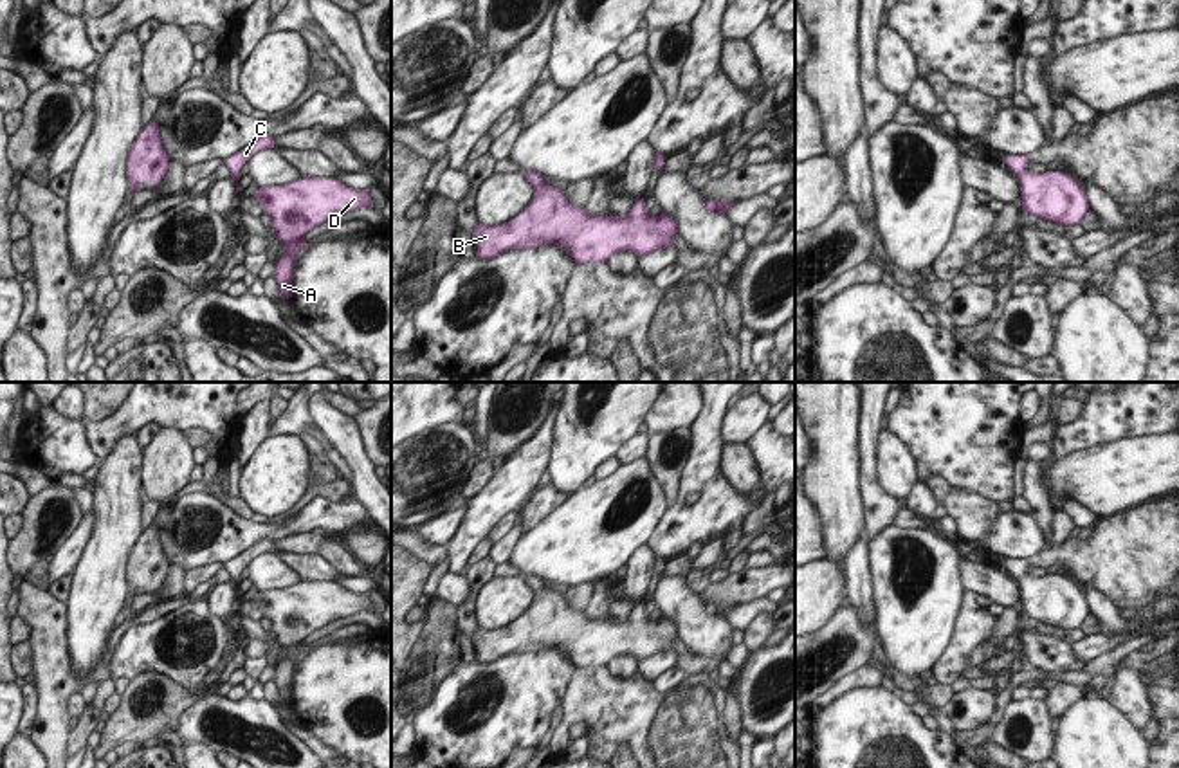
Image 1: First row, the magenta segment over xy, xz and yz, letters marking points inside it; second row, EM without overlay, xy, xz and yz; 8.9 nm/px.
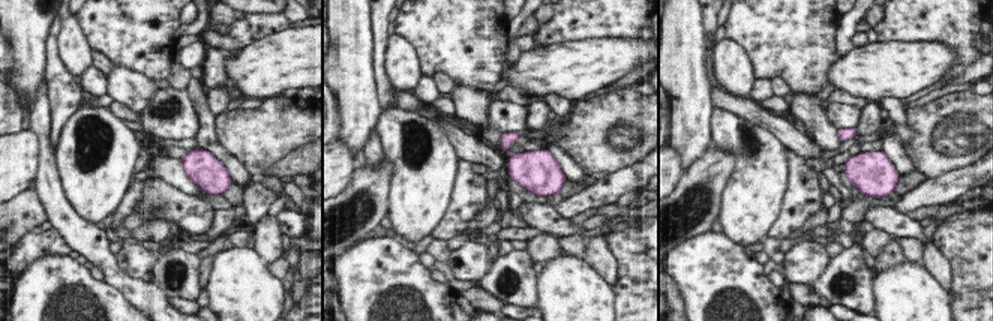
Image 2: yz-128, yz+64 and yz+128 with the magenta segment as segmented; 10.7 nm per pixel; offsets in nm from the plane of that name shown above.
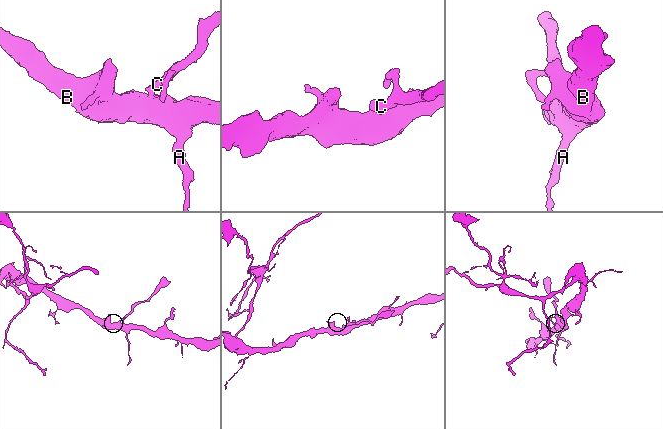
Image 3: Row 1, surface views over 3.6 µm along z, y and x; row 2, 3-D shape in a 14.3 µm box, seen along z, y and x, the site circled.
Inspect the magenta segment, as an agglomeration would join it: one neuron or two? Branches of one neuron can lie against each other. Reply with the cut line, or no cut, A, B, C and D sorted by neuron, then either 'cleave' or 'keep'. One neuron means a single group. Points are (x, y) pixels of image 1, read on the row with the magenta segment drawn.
no cut; A B C D; keep

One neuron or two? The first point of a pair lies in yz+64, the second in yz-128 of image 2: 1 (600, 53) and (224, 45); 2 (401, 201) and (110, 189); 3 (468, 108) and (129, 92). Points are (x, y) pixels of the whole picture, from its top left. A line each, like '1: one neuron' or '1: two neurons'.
1: two neurons
2: one neuron
3: one neuron

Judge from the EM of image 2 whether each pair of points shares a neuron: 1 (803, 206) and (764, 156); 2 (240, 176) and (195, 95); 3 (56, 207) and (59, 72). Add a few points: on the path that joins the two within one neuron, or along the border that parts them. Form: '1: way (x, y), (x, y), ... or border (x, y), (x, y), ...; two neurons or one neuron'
1: border (788, 152), (788, 186), (782, 213), (776, 219); two neurons
2: way (224, 156), (207, 140), (204, 114); one neuron
3: border (53, 111), (51, 147), (54, 153); two neurons

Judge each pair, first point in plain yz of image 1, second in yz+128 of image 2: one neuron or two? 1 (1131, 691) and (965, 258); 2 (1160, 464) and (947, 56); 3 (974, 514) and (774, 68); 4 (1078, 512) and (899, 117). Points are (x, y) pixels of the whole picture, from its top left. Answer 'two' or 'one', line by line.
1: two
2: one
3: two
4: one

